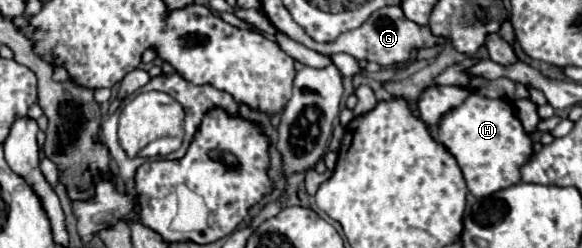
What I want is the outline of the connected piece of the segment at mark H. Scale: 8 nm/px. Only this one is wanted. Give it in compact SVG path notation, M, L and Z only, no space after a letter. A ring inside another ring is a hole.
M473 91L459 107L441 117L437 125L437 139L455 157L459 169L463 171L467 189L475 197L489 197L499 189L519 183L519 167L529 161L533 151L531 137L523 131L523 125L515 113L515 105L511 101L477 97Z

